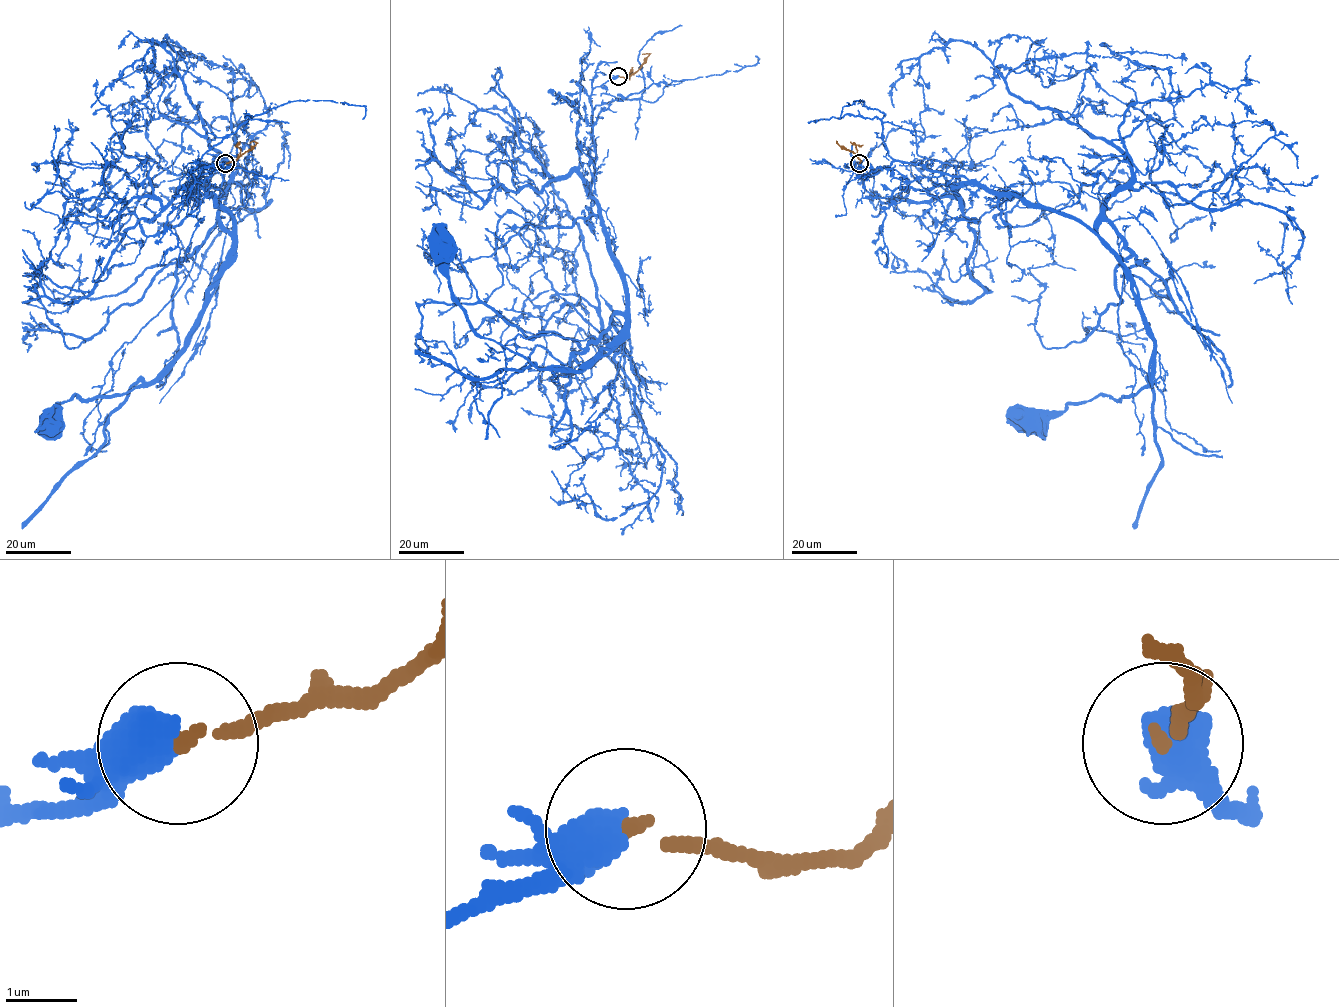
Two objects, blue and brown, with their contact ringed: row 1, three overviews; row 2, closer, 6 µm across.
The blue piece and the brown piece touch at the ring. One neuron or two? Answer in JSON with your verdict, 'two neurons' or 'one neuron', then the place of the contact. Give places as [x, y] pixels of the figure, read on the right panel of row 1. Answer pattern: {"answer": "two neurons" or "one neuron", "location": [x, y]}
{"answer": "one neuron", "location": [859, 163]}

